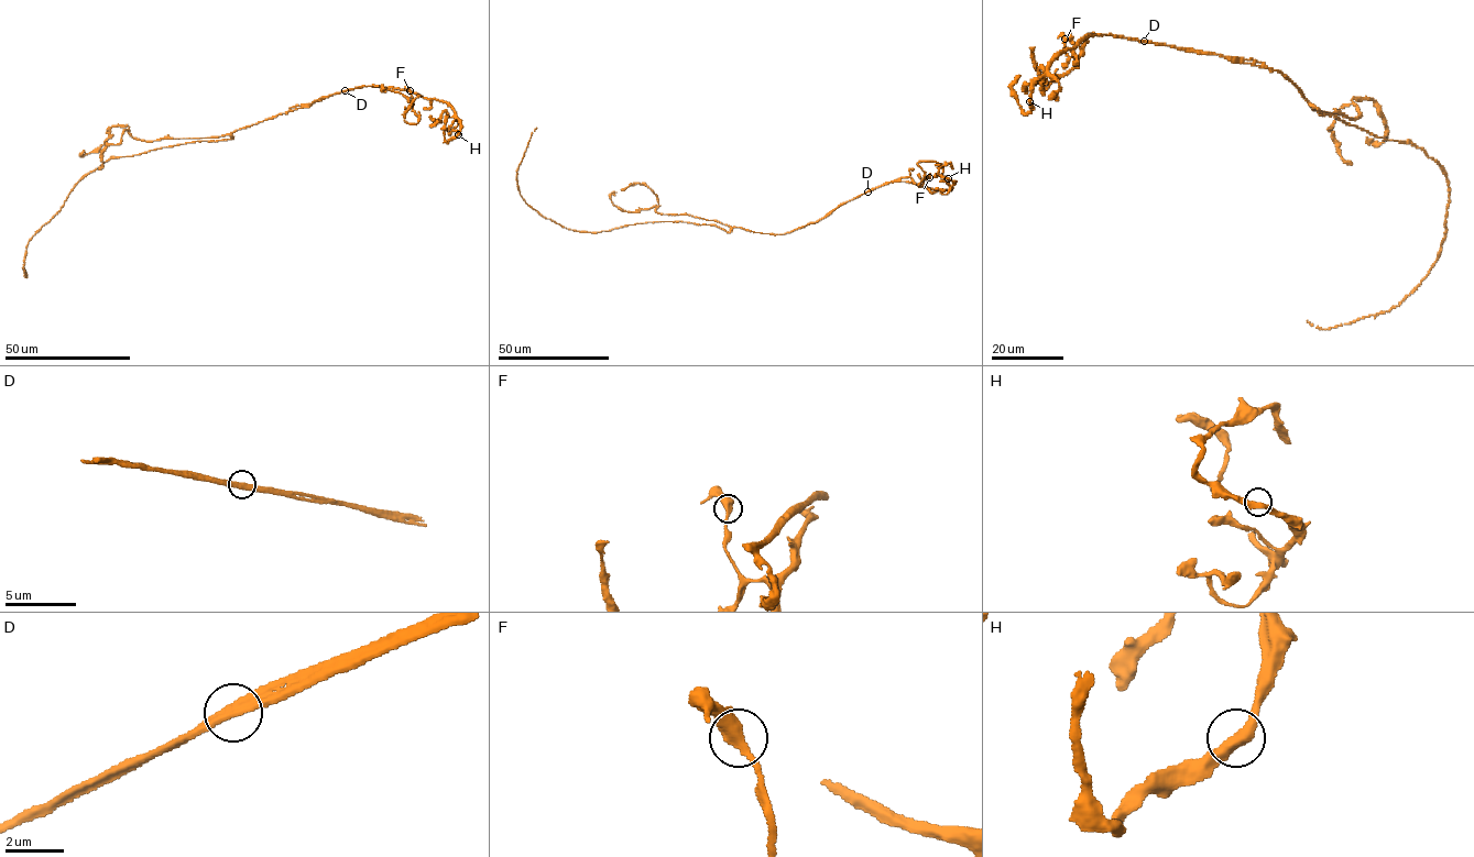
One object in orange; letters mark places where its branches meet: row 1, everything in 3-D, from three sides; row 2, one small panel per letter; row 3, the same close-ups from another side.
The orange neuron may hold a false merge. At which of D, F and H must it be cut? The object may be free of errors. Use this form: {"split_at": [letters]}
{"split_at": ["D"]}

